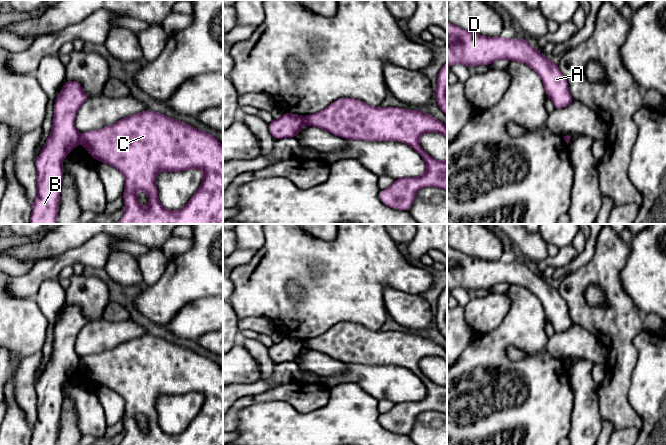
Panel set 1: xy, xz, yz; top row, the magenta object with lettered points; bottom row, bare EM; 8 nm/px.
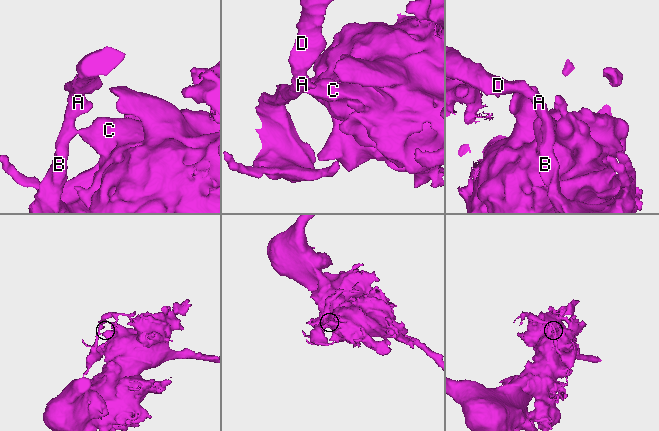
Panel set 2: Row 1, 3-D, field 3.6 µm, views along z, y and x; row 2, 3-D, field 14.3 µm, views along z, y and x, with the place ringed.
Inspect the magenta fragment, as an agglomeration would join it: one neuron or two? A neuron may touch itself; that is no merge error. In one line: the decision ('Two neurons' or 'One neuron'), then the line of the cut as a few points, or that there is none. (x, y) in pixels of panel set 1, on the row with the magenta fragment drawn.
Two neurons. Split along xy (79, 135), (81, 141)

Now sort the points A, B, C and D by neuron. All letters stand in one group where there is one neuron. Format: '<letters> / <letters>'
A B D / C

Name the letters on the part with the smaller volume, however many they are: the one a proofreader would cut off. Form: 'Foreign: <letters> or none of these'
Foreign: A, B, D

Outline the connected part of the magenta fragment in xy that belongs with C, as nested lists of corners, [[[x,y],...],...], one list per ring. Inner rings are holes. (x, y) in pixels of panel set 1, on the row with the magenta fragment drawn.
[[[145,110],[140,113],[125,117],[113,125],[104,127],[99,130],[89,131],[87,133],[84,133],[80,135],[80,140],[81,140],[81,143],[84,145],[84,147],[89,152],[89,154],[94,159],[98,160],[99,162],[106,162],[112,167],[118,169],[125,177],[125,189],[123,193],[125,212],[117,224],[223,224],[223,146],[211,134],[205,131],[197,130],[196,128],[190,125],[187,125],[177,119],[169,118],[163,115],[162,113]],[[194,168],[199,169],[203,175],[202,184],[200,185],[199,189],[194,193],[194,195],[187,202],[187,204],[183,206],[181,209],[177,211],[171,211],[171,210],[165,209],[158,200],[158,190],[157,190],[157,185],[156,185],[157,174],[160,171],[183,172],[185,170],[191,170]],[[138,190],[142,190],[148,195],[149,206],[147,208],[143,207],[138,201],[137,196],[136,196],[136,192]]]

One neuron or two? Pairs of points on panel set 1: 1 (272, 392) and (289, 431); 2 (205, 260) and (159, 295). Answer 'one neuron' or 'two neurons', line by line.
1: two neurons
2: one neuron

